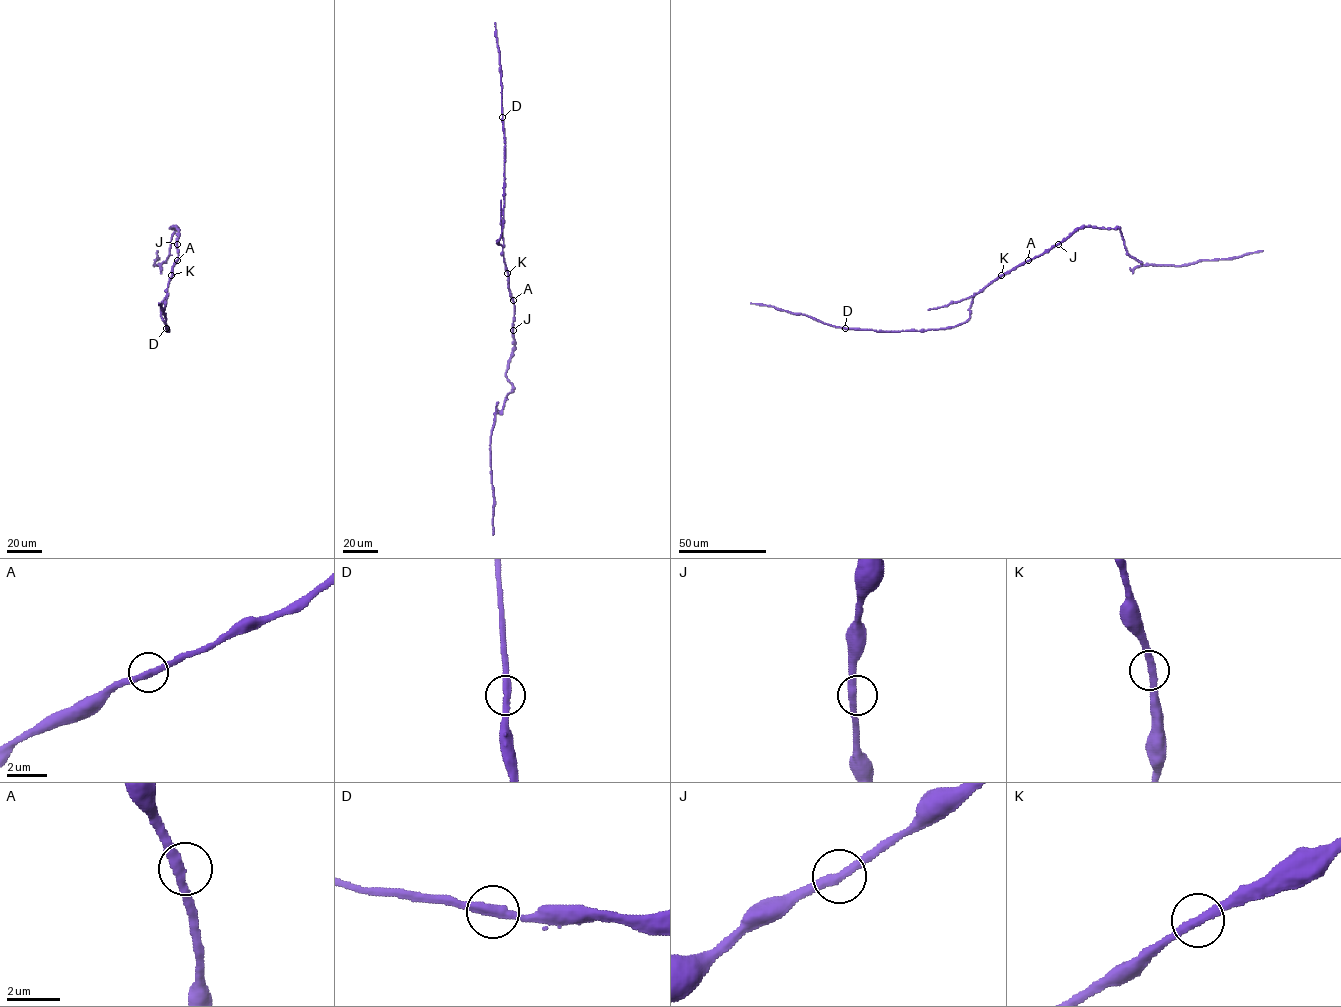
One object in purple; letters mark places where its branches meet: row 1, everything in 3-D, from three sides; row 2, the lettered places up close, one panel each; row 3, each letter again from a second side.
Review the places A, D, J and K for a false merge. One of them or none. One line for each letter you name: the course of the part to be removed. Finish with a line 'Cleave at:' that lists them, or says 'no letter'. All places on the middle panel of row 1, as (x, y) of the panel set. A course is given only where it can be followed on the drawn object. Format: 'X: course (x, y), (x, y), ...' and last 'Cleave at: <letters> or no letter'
Cleave at: no letter

